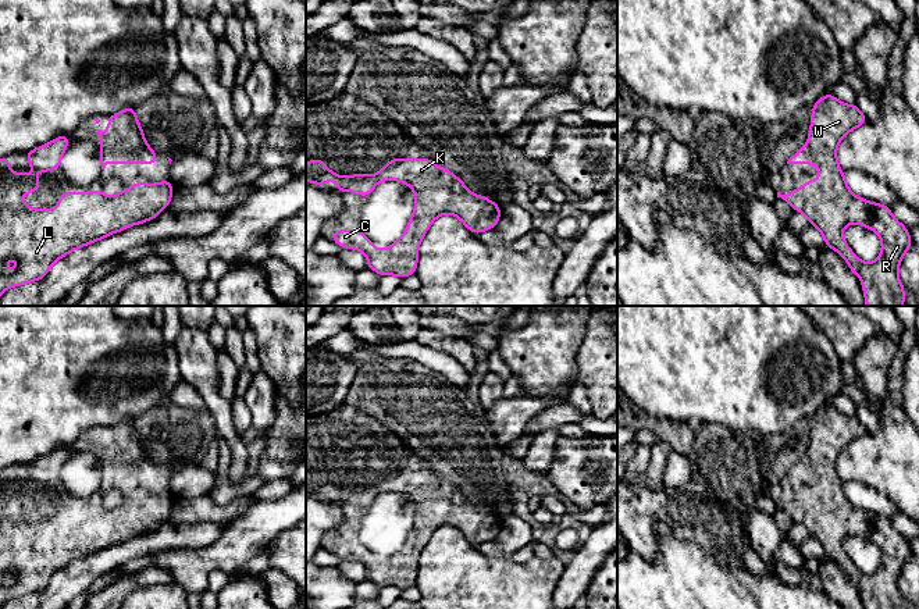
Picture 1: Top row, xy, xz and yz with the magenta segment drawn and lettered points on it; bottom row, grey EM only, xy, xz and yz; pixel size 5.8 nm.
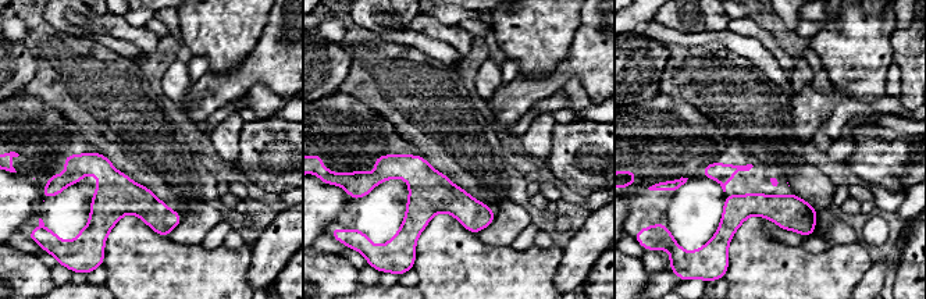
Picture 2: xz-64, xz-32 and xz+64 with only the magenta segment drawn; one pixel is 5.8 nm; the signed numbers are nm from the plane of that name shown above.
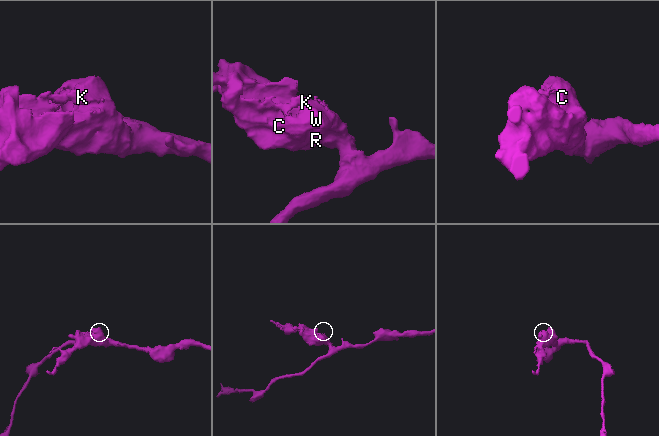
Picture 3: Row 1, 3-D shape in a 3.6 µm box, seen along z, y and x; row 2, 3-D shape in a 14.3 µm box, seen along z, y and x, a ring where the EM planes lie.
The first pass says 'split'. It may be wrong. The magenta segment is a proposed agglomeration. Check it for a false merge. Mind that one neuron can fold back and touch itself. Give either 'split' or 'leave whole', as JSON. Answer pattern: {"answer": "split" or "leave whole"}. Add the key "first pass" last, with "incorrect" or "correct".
{"answer": "leave whole", "first pass": "incorrect"}

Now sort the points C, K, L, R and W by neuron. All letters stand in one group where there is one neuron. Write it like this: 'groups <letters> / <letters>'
groups C K L R W

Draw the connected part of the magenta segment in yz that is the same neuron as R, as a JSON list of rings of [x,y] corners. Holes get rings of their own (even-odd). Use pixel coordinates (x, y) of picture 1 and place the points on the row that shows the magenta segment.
[[[826,93],[812,106],[811,127],[806,145],[794,153],[787,164],[816,164],[819,179],[806,181],[791,193],[777,197],[786,200],[792,210],[802,213],[815,225],[824,245],[840,253],[849,270],[862,279],[862,292],[866,306],[904,306],[905,288],[898,278],[898,267],[904,254],[913,245],[908,228],[891,213],[890,206],[865,200],[851,192],[847,178],[837,161],[837,146],[852,129],[868,124],[866,115],[856,104],[840,102],[834,95]],[[849,225],[870,228],[881,239],[881,253],[873,263],[863,263],[843,238],[843,229]]]

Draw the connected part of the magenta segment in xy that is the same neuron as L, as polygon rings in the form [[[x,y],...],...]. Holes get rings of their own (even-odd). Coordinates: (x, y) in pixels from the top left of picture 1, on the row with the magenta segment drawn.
[[[10,156],[0,159],[0,296],[8,288],[43,279],[57,260],[79,247],[101,241],[111,234],[125,231],[132,225],[145,224],[147,220],[154,221],[171,203],[174,193],[170,178],[164,178],[160,184],[135,181],[132,188],[125,188],[111,197],[103,190],[60,192],[57,209],[32,209],[26,202],[15,200],[17,195],[38,192],[40,188],[42,182],[38,181],[36,174],[17,174],[10,170]],[[11,254],[18,257],[17,268],[13,274],[7,274],[6,264]]]

